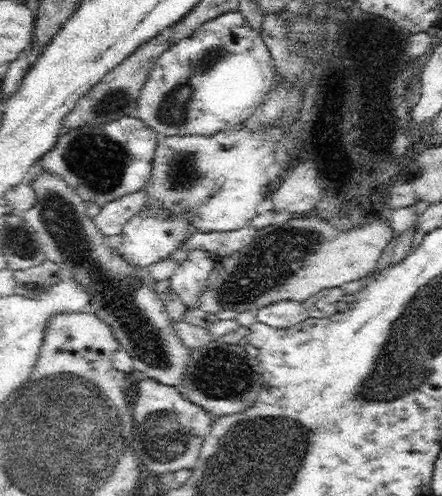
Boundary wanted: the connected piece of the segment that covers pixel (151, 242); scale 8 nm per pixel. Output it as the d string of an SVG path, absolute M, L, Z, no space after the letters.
M138 213L122 230L124 246L121 250L130 261L148 268L172 254L188 231L189 226L181 220L155 220Z

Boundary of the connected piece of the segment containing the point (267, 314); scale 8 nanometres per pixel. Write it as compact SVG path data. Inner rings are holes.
M282 300L255 311L256 321L274 328L290 328L309 318L303 302Z

